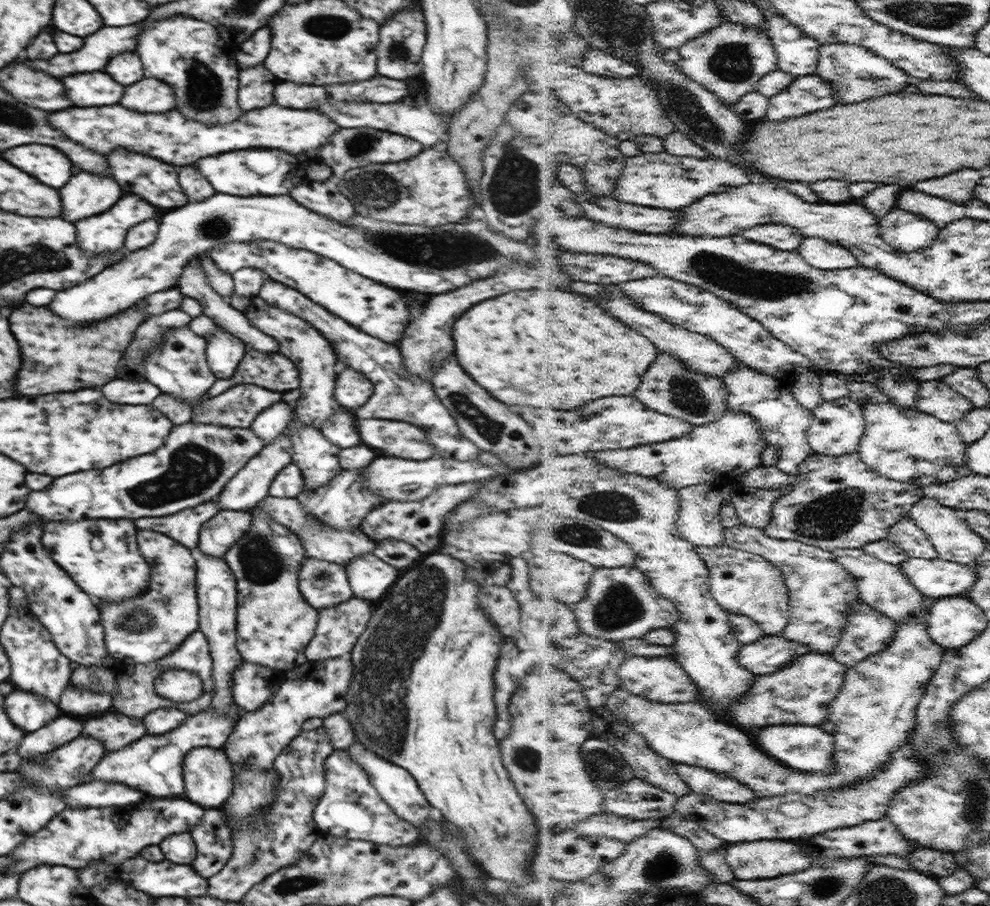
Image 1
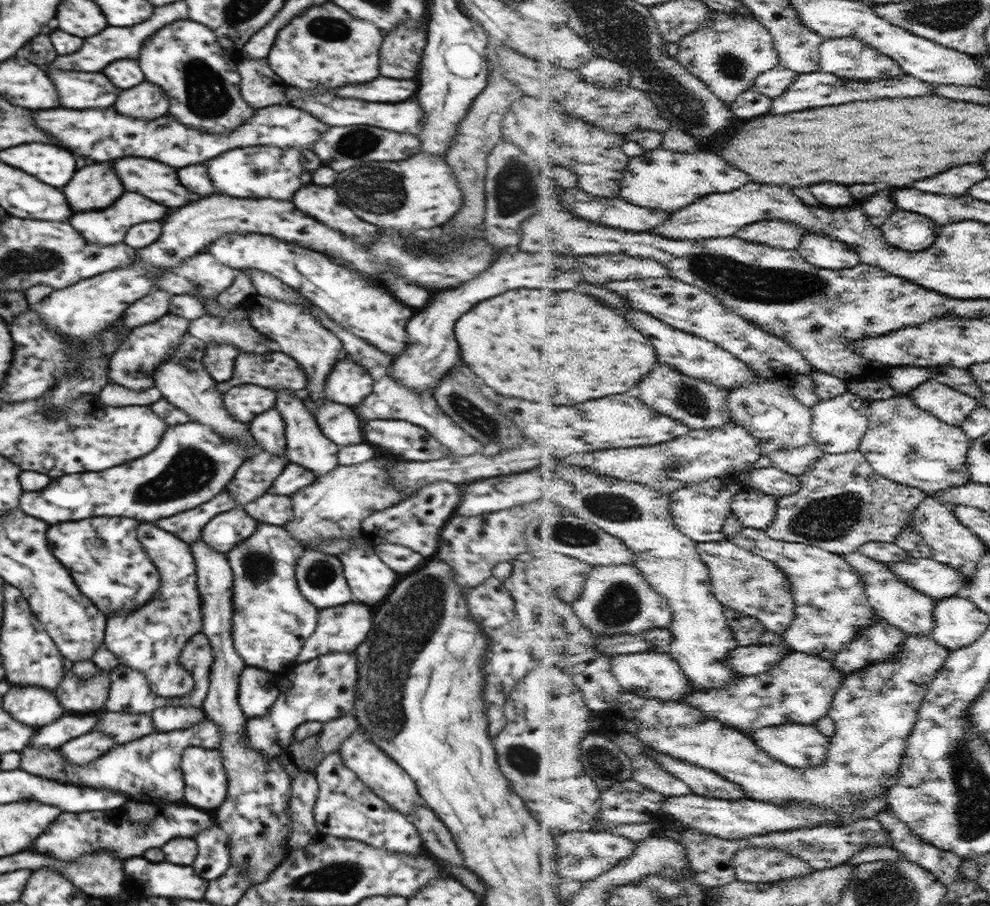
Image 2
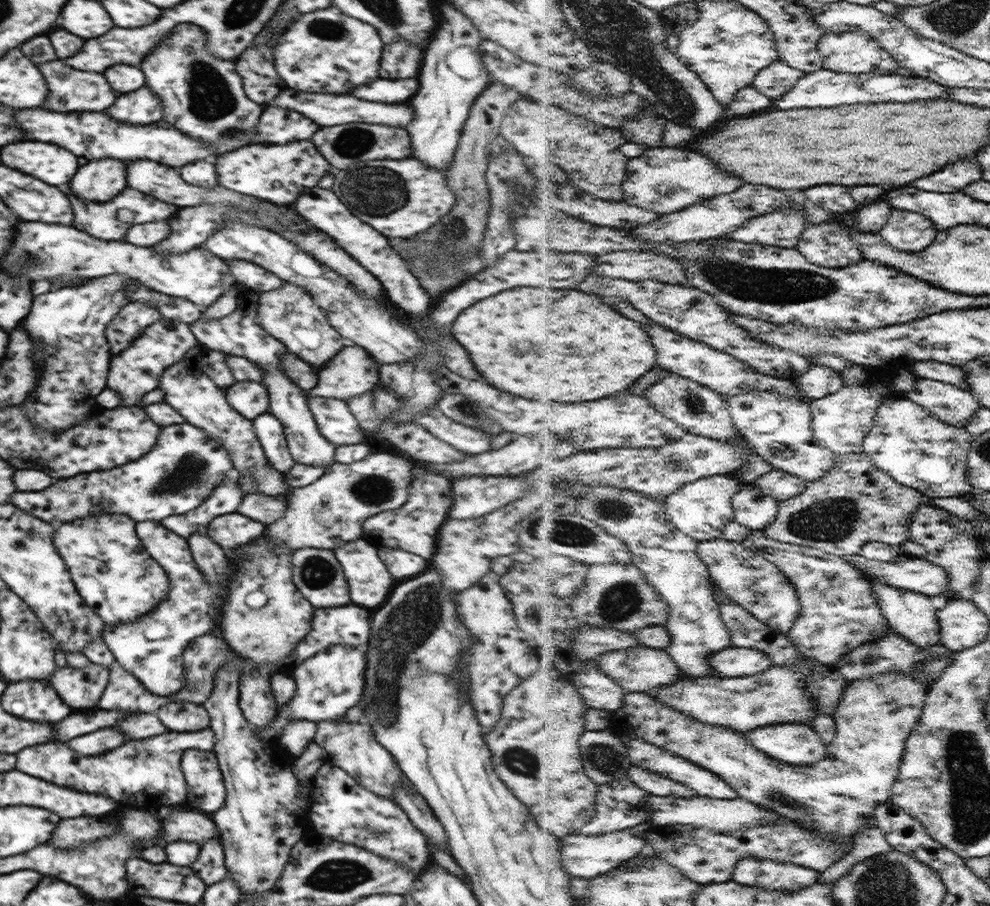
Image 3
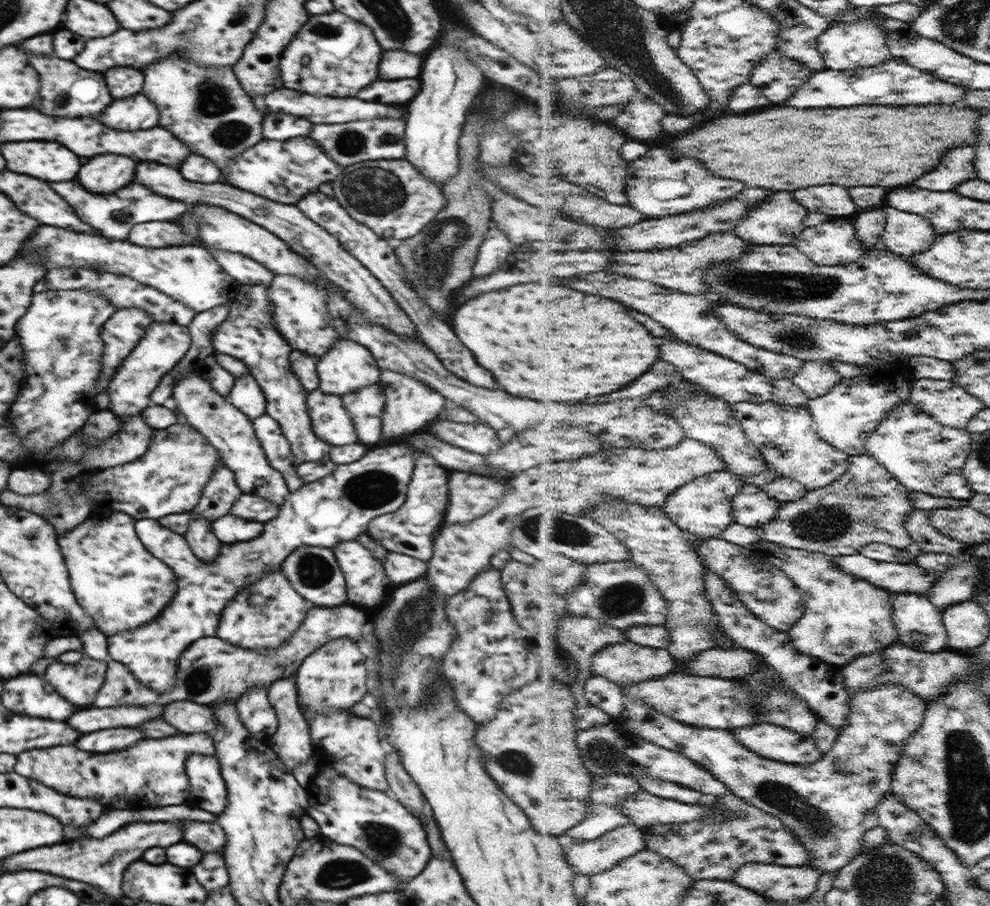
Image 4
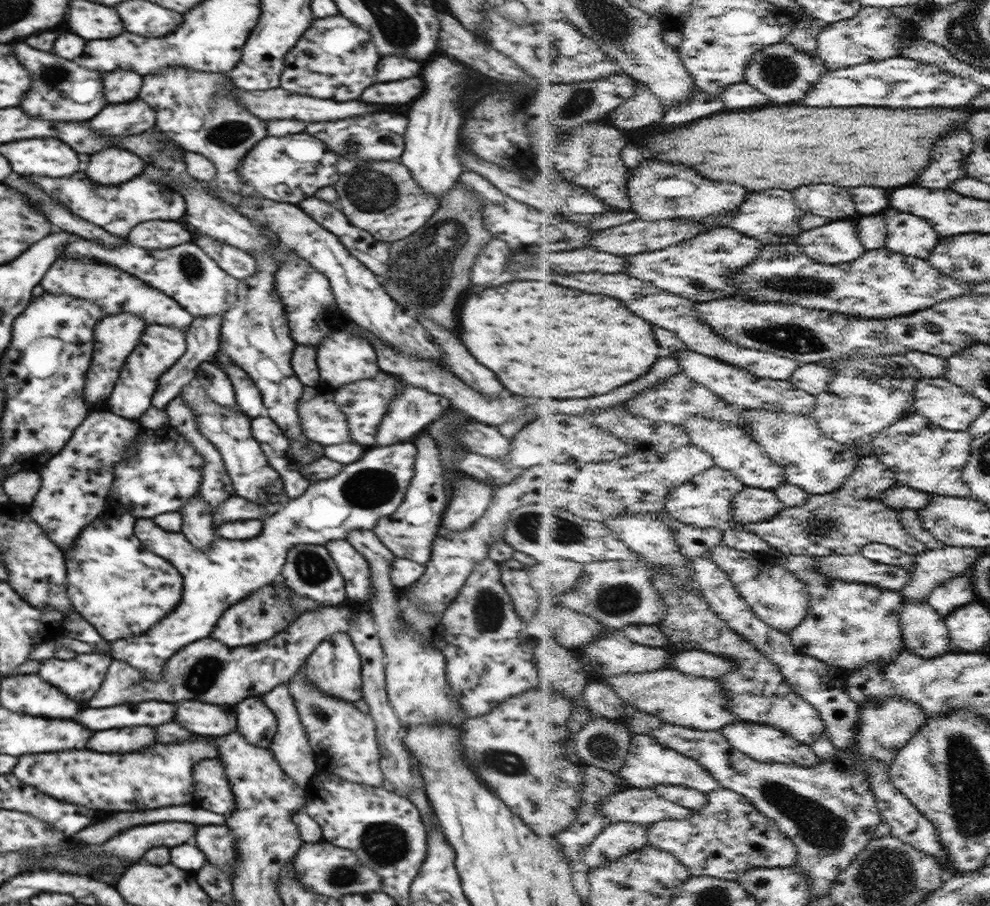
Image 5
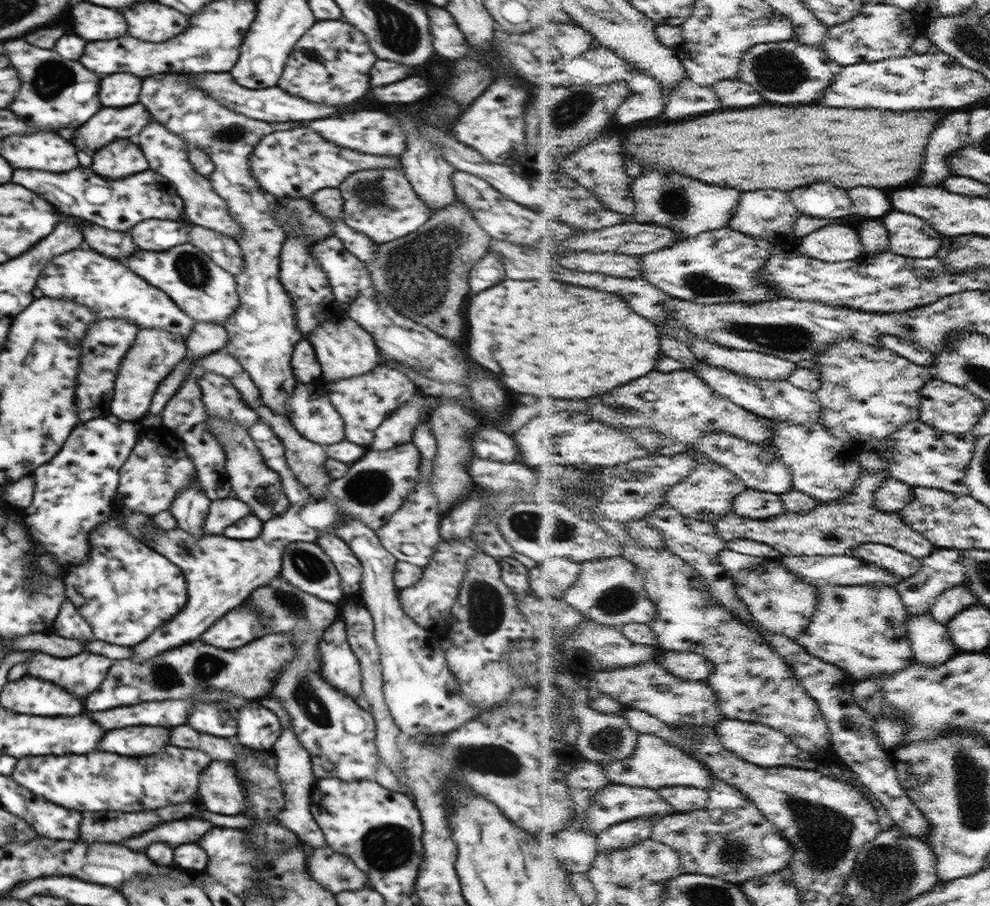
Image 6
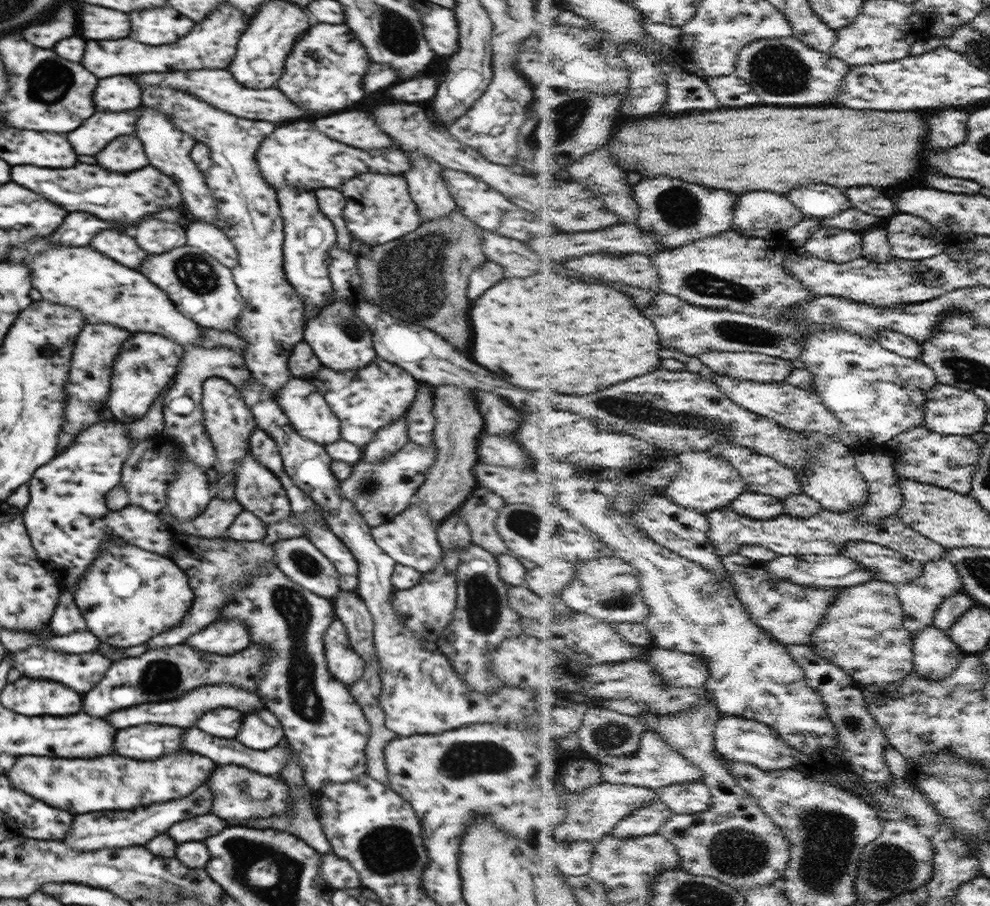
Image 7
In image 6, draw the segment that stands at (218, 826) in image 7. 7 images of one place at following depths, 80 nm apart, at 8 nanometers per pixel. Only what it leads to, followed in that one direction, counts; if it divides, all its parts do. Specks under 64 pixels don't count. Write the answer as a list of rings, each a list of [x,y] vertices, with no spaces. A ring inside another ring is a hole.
[[[198,818],[174,820],[174,822],[166,822],[166,824],[158,826],[158,830],[152,830],[138,838],[126,840],[124,846],[128,846],[130,850],[142,850],[150,842],[160,842],[160,840],[178,846],[178,844],[186,844],[186,842],[196,842],[200,836],[204,836],[204,832],[208,832],[212,828],[214,828],[214,824],[208,820],[198,820]]]

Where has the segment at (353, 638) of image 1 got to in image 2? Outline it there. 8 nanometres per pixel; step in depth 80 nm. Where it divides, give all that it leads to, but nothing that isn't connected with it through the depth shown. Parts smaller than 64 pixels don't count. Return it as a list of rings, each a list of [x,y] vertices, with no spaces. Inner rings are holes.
[[[352,602],[339,607],[324,608],[319,610],[318,624],[315,631],[306,639],[299,655],[296,657],[297,664],[307,662],[329,652],[354,653],[361,646],[372,626],[373,614],[366,604]]]

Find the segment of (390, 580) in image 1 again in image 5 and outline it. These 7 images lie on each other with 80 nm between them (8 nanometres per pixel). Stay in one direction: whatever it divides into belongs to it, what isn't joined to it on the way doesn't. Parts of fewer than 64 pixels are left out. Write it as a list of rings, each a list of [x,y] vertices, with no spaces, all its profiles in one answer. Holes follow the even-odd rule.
[[[344,538],[331,540],[325,547],[343,576],[347,598],[357,602],[358,607],[366,608],[373,590],[369,579],[370,565],[364,555]]]

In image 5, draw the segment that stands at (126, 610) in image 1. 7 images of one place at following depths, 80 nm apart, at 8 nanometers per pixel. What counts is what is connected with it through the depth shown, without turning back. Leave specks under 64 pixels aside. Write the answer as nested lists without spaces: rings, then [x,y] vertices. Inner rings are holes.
[[[413,441],[382,447],[376,446],[376,448],[371,446],[364,451],[360,460],[343,465],[343,470],[332,478],[314,481],[302,496],[290,498],[276,514],[264,518],[262,520],[263,527],[258,536],[249,540],[228,540],[217,536],[210,543],[206,552],[196,548],[182,531],[168,532],[160,528],[153,519],[138,520],[135,523],[135,535],[140,539],[140,542],[150,552],[155,552],[158,556],[168,560],[170,565],[174,566],[182,575],[183,598],[181,598],[180,604],[176,605],[176,610],[160,620],[156,626],[148,631],[148,634],[134,638],[121,638],[110,642],[112,658],[126,661],[140,672],[144,672],[143,675],[148,678],[159,679],[167,658],[171,658],[172,655],[176,654],[176,651],[180,651],[187,644],[208,638],[224,611],[252,594],[255,590],[259,590],[259,588],[267,586],[267,584],[271,584],[280,578],[281,569],[289,548],[296,546],[296,544],[325,546],[331,540],[345,539],[348,531],[356,529],[373,530],[378,520],[396,512],[396,509],[404,500],[407,488],[413,479],[416,455],[417,448]]]

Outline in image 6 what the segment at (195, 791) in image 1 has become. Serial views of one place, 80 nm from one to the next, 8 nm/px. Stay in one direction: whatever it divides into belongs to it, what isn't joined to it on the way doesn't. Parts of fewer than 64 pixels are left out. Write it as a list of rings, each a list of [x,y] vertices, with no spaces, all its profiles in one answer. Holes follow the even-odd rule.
[[[213,760],[200,773],[197,792],[211,813],[236,816],[242,815],[248,807],[234,764],[223,760]]]

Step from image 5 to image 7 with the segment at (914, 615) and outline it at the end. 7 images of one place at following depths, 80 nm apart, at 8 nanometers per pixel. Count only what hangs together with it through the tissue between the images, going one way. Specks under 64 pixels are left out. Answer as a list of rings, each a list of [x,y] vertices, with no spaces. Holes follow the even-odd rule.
[[[935,624],[921,630],[921,632],[917,632],[914,638],[916,671],[928,680],[933,680],[934,682],[937,682],[937,680],[947,680],[953,672],[959,670],[963,660],[967,658],[968,654],[950,636],[949,631],[942,630]]]

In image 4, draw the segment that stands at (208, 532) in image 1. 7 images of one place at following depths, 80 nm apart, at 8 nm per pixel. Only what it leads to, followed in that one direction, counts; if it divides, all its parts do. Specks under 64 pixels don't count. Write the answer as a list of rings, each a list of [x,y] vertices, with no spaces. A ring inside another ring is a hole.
[[[228,514],[213,520],[212,530],[221,543],[243,543],[258,538],[263,531],[263,523],[246,520],[233,514]]]

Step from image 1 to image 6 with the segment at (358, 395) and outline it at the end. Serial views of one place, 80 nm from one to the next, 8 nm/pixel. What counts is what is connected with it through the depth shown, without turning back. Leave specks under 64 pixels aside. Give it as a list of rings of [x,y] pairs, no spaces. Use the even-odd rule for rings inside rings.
[[[339,309],[334,311],[330,320],[316,326],[307,340],[313,346],[321,366],[321,380],[335,381],[365,375],[380,364],[380,353],[373,336]]]

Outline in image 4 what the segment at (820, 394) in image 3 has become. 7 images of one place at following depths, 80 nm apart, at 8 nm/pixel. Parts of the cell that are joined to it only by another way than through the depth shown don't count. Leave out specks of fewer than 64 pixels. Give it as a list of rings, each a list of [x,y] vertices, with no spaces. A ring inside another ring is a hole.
[[[808,361],[806,368],[795,376],[796,384],[804,389],[813,399],[822,398],[828,394],[843,377],[832,364],[820,361]]]

